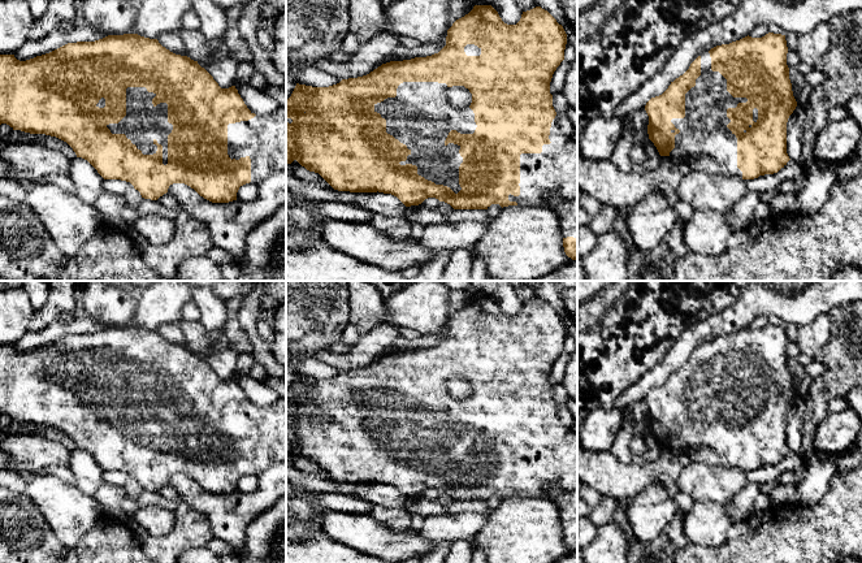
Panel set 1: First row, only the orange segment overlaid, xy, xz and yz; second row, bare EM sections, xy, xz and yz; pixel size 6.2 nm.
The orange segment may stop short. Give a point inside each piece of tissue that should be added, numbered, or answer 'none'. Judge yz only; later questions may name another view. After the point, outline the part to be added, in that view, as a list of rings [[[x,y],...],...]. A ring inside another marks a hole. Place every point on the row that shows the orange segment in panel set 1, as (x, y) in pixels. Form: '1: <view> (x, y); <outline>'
1: yz (704, 130); [[[702,53],[701,75],[696,79],[696,86],[685,94],[685,117],[671,120],[680,133],[675,135],[675,148],[670,157],[688,161],[692,156],[707,155],[718,163],[723,174],[742,178],[742,172],[737,168],[737,138],[727,127],[731,122],[727,109],[746,101],[746,98],[733,98],[727,91],[727,79],[719,72],[711,70],[710,53]]]

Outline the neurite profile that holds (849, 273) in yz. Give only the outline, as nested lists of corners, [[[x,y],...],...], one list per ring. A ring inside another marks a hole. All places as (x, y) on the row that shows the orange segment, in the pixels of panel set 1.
[[[845,267],[832,274],[832,281],[862,281],[862,269],[857,267]]]

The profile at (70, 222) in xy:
[[[35,182],[25,203],[38,215],[56,246],[66,256],[79,254],[83,244],[103,225],[94,205],[52,183]]]

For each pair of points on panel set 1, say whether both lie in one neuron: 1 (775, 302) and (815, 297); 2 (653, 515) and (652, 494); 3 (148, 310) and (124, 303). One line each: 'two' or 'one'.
1: one
2: one
3: two

